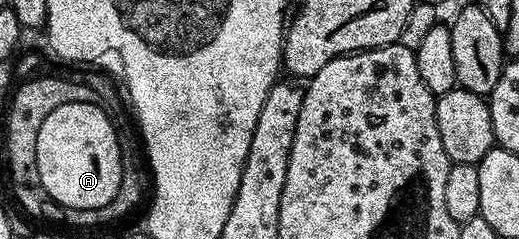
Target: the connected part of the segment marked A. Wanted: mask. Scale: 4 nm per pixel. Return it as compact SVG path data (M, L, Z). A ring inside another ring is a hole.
M70 103L69 105L61 105L57 109L53 109L53 113L49 113L49 117L45 117L45 121L41 121L41 129L37 133L37 168L40 173L40 181L38 185L43 188L49 197L60 204L63 208L72 211L84 211L90 213L95 209L99 209L103 205L109 204L113 197L116 196L118 186L121 185L122 179L122 157L125 154L124 148L119 148L119 135L115 132L115 127L111 124L111 119L102 111L99 103Z

